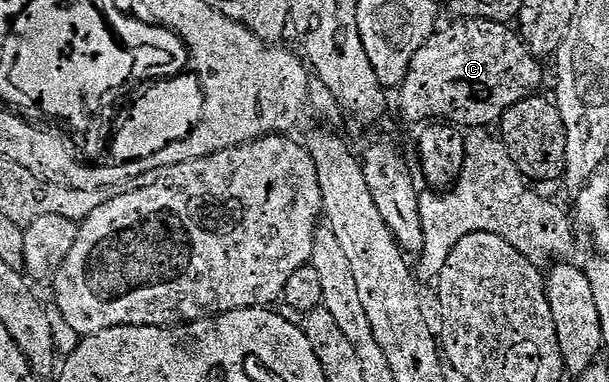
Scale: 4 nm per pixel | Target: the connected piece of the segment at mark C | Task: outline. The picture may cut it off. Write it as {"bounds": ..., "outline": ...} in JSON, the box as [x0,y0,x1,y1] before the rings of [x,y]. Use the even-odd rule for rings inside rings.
{"bounds":[397,19,543,129],"outline":[[[461,19],[452,22],[452,27],[436,30],[432,35],[431,40],[425,45],[421,45],[421,49],[417,49],[417,53],[413,57],[413,61],[407,70],[407,76],[403,78],[402,83],[397,88],[399,94],[399,107],[403,110],[403,115],[407,119],[412,119],[413,122],[422,124],[424,121],[442,121],[444,124],[452,124],[460,129],[470,129],[472,127],[490,128],[491,123],[498,124],[505,112],[513,105],[517,105],[523,99],[532,98],[536,94],[535,91],[543,83],[543,67],[537,56],[532,53],[527,44],[508,24],[494,23],[493,21],[485,21],[484,19]]]}

